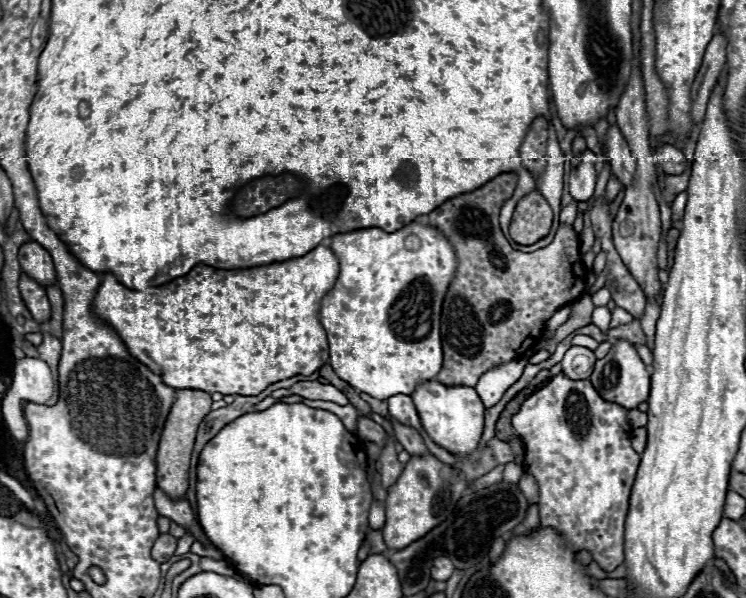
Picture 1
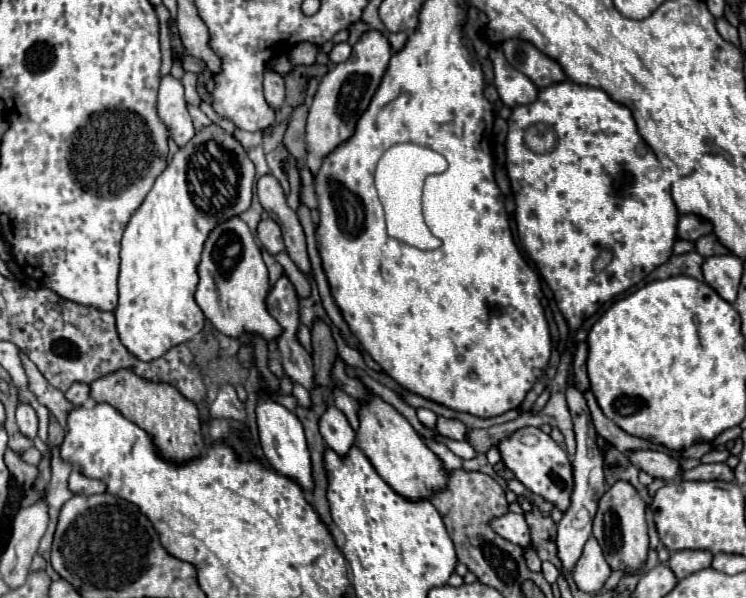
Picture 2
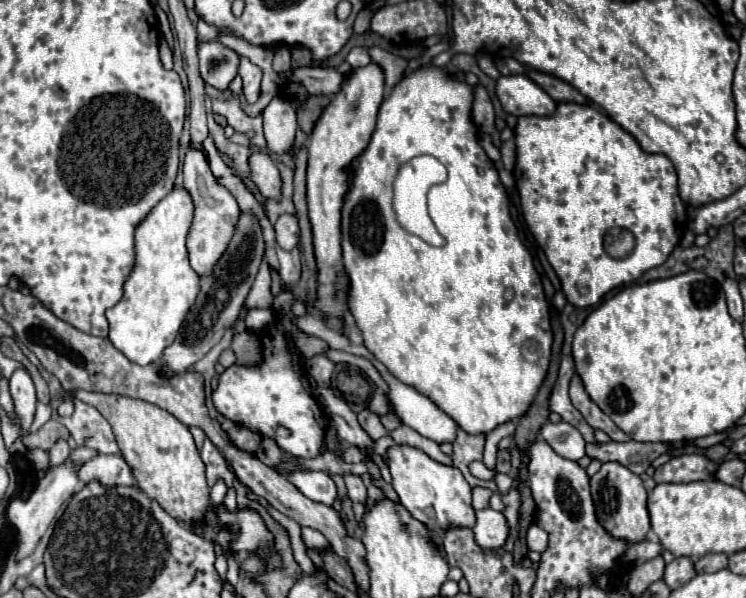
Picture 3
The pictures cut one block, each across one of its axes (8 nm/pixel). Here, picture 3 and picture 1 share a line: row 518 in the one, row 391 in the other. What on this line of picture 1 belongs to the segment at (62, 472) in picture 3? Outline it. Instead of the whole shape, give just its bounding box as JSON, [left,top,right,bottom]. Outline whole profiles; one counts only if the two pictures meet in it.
[2,358,54,440]

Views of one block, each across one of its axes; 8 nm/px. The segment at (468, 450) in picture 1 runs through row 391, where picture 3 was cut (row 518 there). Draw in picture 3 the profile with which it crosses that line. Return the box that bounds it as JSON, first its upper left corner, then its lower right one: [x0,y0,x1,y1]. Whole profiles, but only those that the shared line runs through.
[386,444,476,532]

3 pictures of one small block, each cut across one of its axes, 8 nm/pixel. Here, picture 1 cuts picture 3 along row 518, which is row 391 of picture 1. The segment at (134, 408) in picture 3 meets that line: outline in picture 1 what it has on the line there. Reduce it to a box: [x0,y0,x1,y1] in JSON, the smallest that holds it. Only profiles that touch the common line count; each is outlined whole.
[156,390,212,500]

